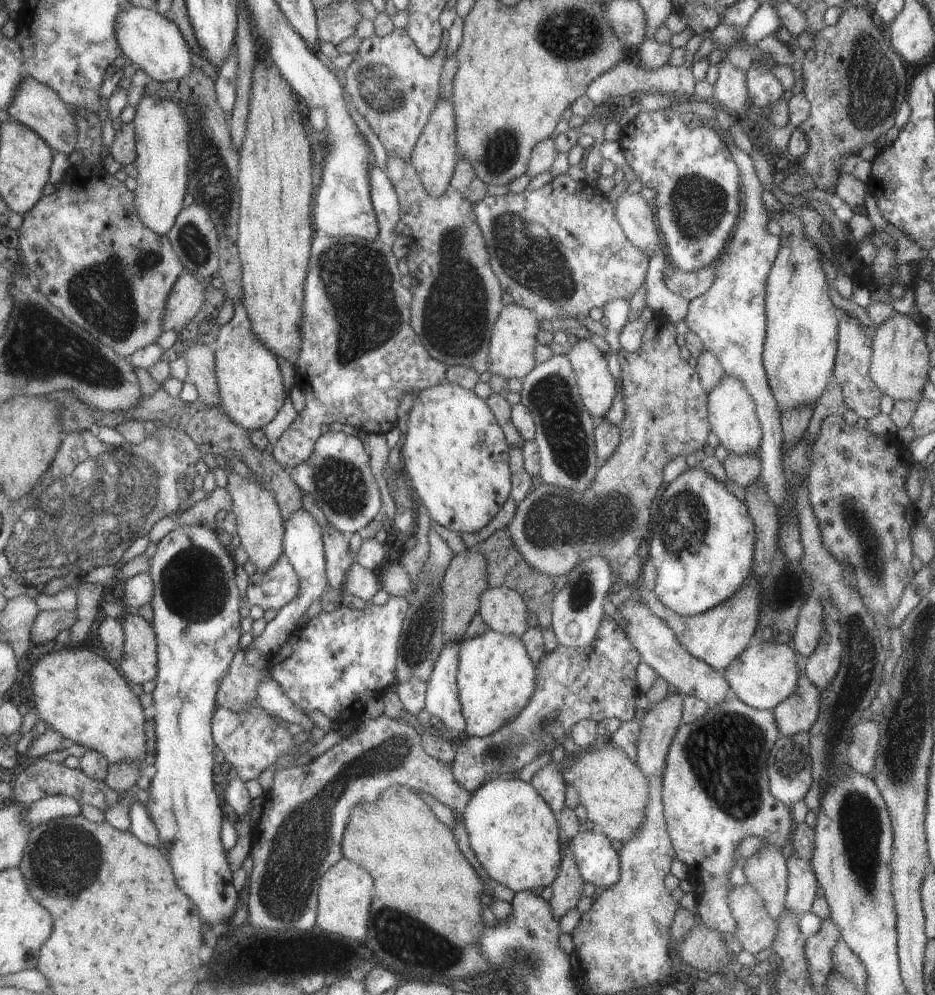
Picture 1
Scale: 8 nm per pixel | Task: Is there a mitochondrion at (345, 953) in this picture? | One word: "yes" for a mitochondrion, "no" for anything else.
no

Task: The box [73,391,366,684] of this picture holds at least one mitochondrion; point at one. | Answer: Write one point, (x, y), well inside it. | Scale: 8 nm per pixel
(195, 587)

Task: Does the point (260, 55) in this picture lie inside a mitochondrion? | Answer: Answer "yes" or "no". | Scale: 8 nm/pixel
no

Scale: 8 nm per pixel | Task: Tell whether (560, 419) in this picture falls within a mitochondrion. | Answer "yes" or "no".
yes

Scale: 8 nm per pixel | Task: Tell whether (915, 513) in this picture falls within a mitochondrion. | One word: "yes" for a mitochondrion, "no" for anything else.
no

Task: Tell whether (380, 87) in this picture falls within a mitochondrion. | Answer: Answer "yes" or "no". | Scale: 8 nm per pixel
yes

